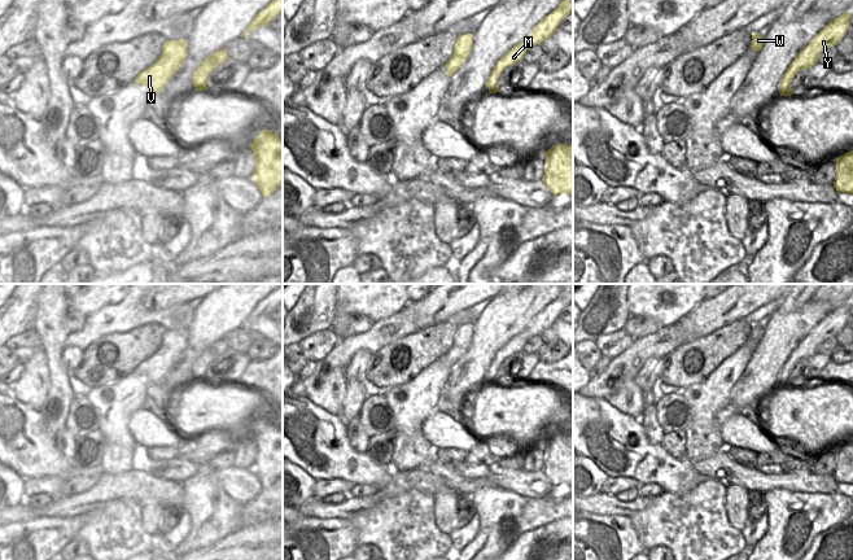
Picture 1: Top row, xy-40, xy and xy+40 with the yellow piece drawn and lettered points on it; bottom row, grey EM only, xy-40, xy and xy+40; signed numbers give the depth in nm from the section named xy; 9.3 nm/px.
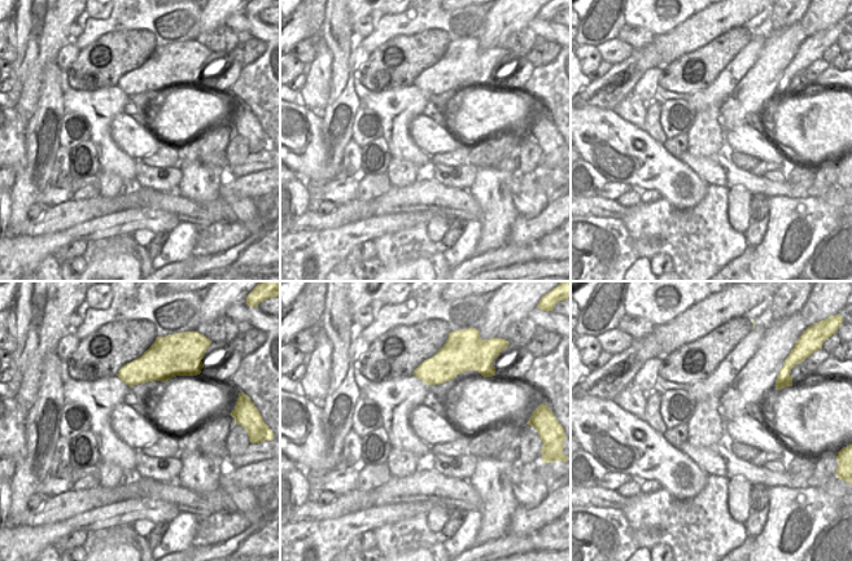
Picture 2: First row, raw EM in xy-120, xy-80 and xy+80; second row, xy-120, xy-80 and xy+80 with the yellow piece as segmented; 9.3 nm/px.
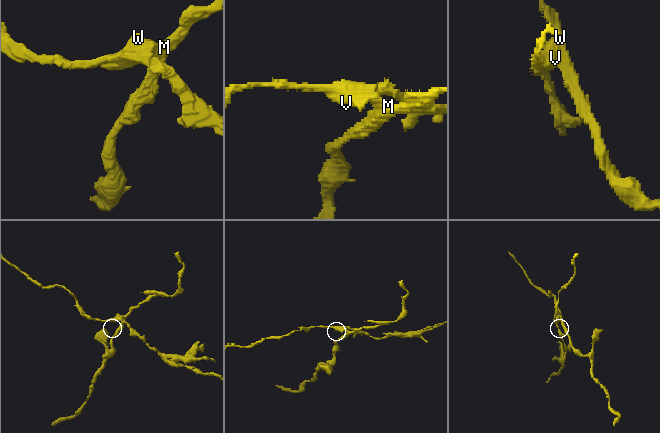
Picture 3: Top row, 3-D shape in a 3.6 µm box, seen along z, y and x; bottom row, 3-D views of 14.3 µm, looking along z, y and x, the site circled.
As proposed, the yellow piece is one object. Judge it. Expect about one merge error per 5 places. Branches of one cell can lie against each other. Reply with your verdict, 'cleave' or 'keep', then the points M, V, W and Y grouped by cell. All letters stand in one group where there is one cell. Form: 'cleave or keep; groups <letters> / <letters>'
cleave; groups M Y / V W

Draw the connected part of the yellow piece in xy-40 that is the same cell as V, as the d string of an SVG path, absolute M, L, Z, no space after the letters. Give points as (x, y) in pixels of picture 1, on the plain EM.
M187 329L166 331L162 336L161 347L137 364L135 372L145 376L149 384L161 382L169 369L181 358L187 344Z

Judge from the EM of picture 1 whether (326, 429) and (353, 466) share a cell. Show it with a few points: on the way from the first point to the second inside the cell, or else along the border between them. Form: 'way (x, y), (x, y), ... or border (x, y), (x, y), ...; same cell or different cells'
way (326, 440), (342, 459); same cell

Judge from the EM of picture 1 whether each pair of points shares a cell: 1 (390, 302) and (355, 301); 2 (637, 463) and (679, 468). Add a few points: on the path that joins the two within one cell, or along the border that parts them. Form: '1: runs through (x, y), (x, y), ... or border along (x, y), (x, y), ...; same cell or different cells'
1: runs through (381, 302), (364, 302); same cell
2: runs through (647, 463), (669, 468); same cell

